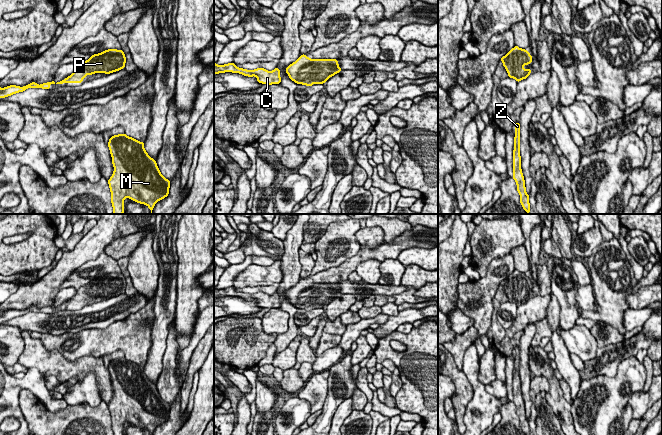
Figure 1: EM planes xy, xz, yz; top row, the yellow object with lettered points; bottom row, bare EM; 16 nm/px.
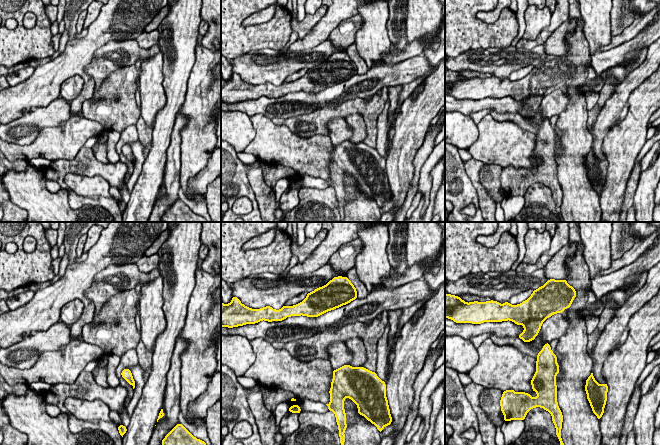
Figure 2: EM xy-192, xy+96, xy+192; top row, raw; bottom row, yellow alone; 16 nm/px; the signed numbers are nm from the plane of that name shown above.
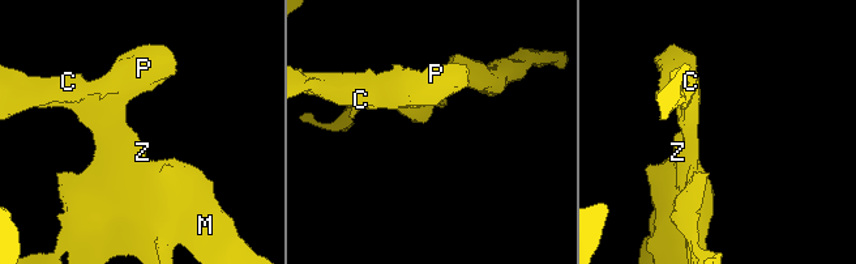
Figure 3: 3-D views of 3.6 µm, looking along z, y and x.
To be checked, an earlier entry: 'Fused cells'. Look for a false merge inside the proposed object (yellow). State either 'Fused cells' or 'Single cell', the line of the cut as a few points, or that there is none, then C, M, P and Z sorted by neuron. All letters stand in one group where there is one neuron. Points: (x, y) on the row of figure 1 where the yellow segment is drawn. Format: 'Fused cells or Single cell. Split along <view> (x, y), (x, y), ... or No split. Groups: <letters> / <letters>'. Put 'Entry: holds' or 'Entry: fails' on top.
Entry: fails
Single cell. No split. Groups: C M P Z

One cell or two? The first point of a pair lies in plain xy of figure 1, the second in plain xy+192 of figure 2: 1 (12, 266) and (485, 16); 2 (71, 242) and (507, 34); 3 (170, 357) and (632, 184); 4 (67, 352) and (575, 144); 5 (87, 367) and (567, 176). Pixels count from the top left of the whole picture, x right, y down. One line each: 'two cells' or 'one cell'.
1: two cells
2: two cells
3: two cells
4: two cells
5: two cells

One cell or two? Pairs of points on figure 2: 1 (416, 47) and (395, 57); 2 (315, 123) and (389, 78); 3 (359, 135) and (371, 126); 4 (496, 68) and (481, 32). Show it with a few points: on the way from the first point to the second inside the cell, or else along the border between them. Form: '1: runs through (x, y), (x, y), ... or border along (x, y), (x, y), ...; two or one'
1: runs through (411, 49), (406, 54), (400, 56); one
2: border along (362, 97), (348, 99), (335, 106); two
3: border along (351, 113), (359, 113), (364, 122), (362, 142); two
4: border along (510, 45), (506, 47), (468, 49), (464, 52); two

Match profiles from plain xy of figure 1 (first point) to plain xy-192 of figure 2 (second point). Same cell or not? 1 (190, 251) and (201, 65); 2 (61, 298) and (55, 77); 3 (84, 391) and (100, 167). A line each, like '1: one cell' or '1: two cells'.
1: one cell
2: two cells
3: two cells

